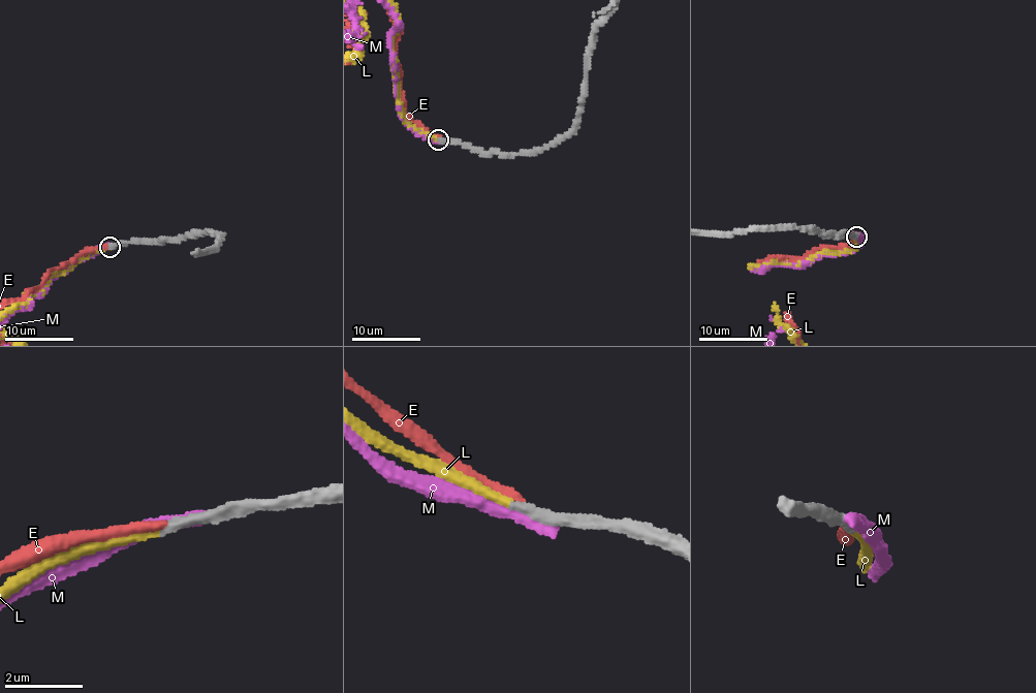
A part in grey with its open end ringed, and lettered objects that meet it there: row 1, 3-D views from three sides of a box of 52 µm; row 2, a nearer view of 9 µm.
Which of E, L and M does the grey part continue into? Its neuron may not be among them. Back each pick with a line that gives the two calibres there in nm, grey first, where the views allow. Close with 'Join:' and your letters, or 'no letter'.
L: Thickness 280 nm (grey) against 240 nm
Join: L

